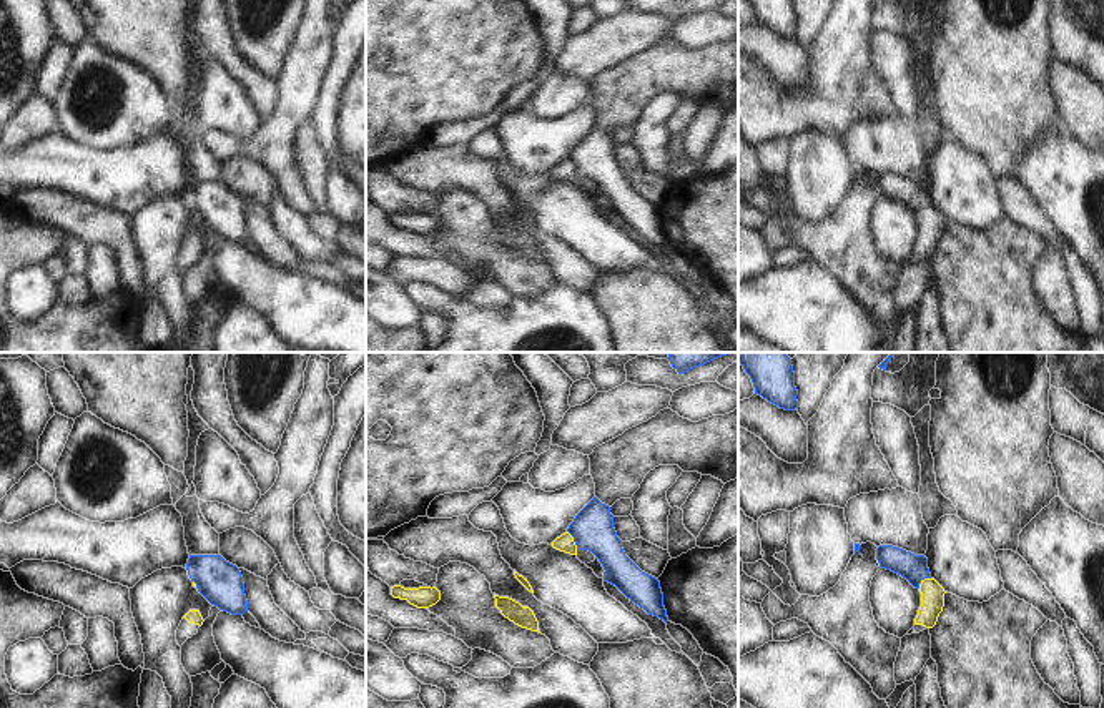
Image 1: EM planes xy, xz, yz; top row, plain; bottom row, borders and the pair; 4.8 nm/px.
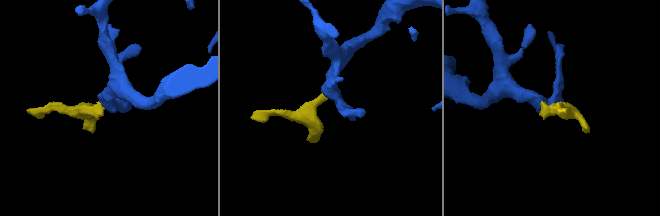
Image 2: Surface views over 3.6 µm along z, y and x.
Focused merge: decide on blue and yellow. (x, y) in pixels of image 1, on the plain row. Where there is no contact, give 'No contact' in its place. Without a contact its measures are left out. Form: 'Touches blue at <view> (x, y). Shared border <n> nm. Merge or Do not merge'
Touches blue at xz (574, 168). Shared border 110 nm. Do not merge

